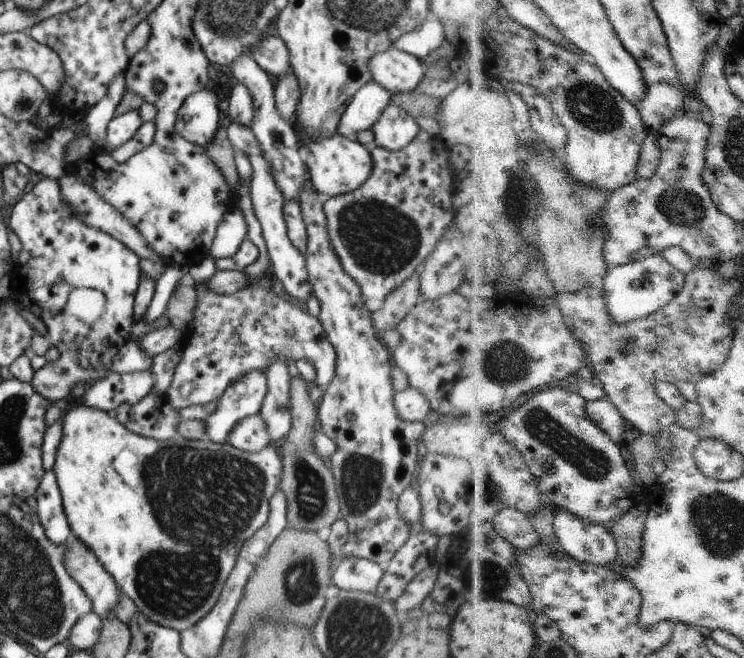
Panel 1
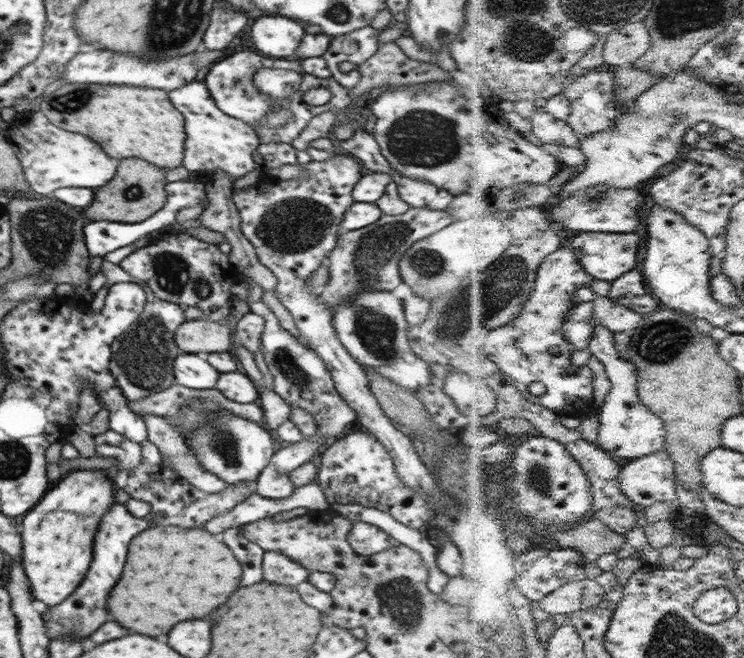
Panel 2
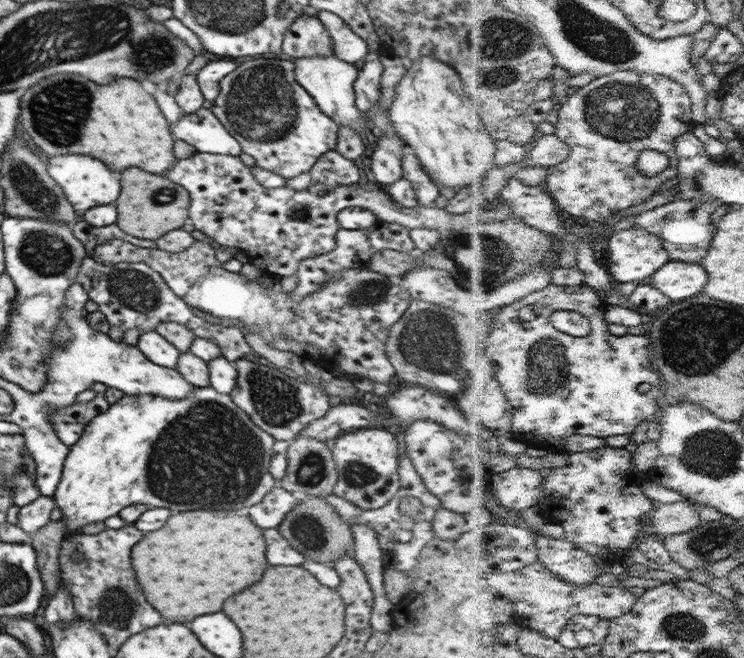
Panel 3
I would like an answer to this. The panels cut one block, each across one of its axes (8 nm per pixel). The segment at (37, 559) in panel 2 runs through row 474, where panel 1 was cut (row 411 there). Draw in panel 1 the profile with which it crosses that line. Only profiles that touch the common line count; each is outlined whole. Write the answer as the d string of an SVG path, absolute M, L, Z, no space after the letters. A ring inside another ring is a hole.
M86 404L64 412L61 417L61 427L62 436L56 449L52 472L61 492L63 511L72 535L78 537L96 555L107 572L114 577L118 588L128 598L132 598L138 611L142 611L151 621L178 632L196 624L218 602L222 586L234 568L234 562L242 544L256 532L256 528L259 529L267 521L269 502L279 488L283 473L283 460L278 448L269 444L258 452L247 453L228 442L218 444L208 438L199 441L190 439L159 441L130 432L118 422L113 412L95 409Z

